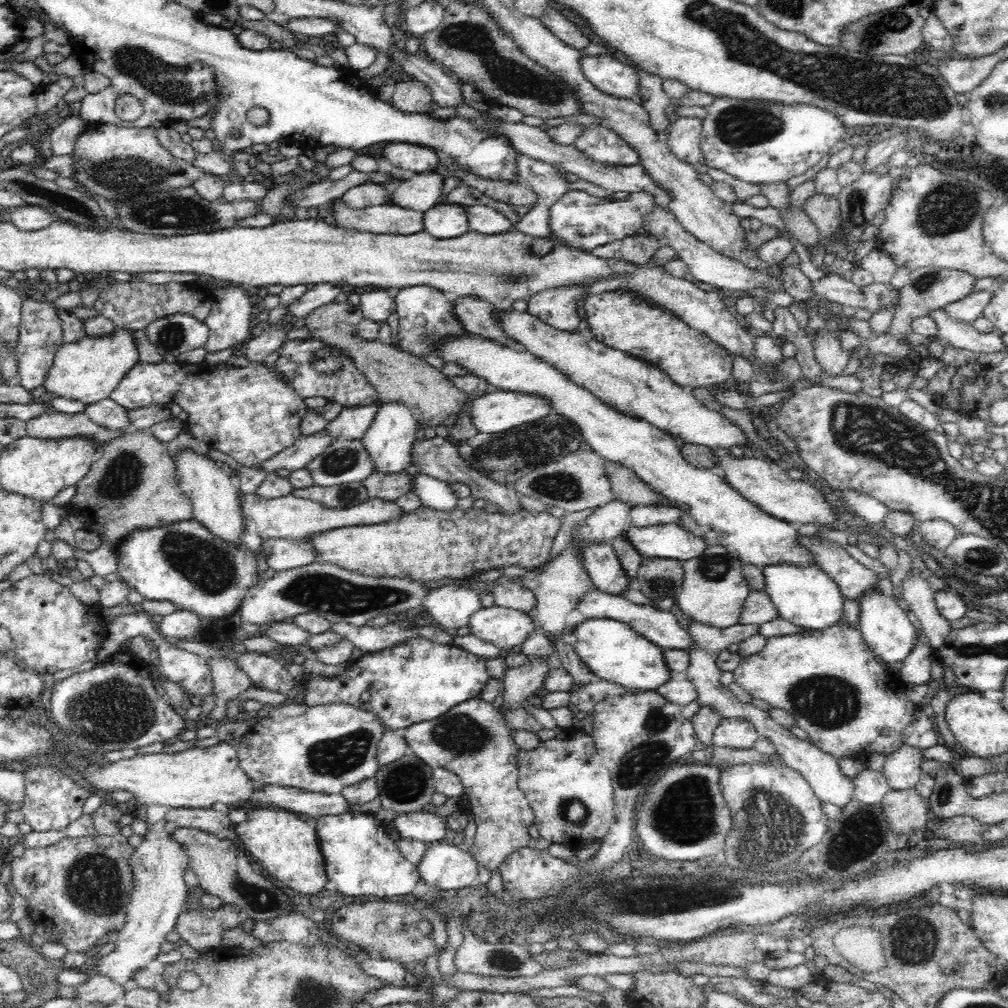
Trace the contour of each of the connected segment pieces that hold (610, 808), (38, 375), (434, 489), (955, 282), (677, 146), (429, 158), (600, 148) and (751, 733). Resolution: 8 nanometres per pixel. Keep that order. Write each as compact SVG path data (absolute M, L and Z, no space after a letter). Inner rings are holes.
M572 727L562 729L556 737L544 741L535 750L520 751L519 756L519 787L535 812L534 824L540 837L577 850L608 835L615 823L614 787L611 772L597 752L591 734ZM574 802L582 804L586 810L586 816L576 822L568 816Z
M28 296L28 298L22 299L18 344L16 344L14 352L20 357L18 372L21 376L21 385L26 390L34 390L46 380L58 349L65 343L63 328L55 310L56 307L52 303L41 297Z
M419 473L413 476L411 492L420 497L426 508L439 509L441 512L457 508L458 498L453 494L451 484L444 480Z
M942 269L934 274L929 274L913 283L909 282L906 286L899 289L899 314L889 326L890 336L896 337L898 340L906 342L906 337L912 332L910 328L910 320L916 316L928 315L932 310L943 309L947 304L952 304L970 296L972 292L976 292L976 280L974 275L968 272L960 272L958 270Z
M672 118L667 143L672 154L682 162L695 165L703 158L700 146L703 135L703 120L700 118Z
M406 142L388 143L382 150L382 164L405 174L434 171L440 155L435 148Z
M606 125L587 127L572 145L602 166L631 167L640 162L638 149Z
M722 718L713 732L713 744L732 750L752 749L759 734L752 723L742 718Z

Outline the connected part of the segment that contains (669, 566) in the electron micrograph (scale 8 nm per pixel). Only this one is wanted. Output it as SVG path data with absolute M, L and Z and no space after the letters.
M646 558L641 560L631 587L656 601L676 598L684 580L683 561L673 558Z

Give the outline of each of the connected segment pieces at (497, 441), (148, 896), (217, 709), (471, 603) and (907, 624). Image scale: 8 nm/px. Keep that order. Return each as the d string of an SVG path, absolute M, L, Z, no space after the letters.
M552 411L550 415L536 422L528 422L506 432L478 433L466 440L454 440L454 444L468 464L491 474L496 482L508 487L518 478L522 478L526 470L544 466L562 456L567 456L570 452L578 451L582 440L584 440L583 432L580 432L576 423Z
M164 820L158 824L150 824L150 830L142 844L133 848L129 857L129 867L133 874L131 899L127 906L124 926L114 937L115 950L90 968L91 975L108 976L123 988L129 980L134 980L138 970L146 969L150 961L156 960L160 954L161 944L169 932L175 930L182 908L188 898L188 888L184 882L184 874L189 868L189 858L183 845L172 836L172 832L162 830Z
M214 657L207 659L213 678L213 692L215 694L215 706L208 718L226 721L226 704L234 698L238 698L247 688L252 687L249 676L228 657Z
M445 585L430 590L420 609L428 612L436 626L444 630L468 626L468 620L482 609L477 592L467 588Z
M872 590L860 601L858 628L870 651L885 665L889 662L903 662L915 648L920 632L908 619L907 613L900 608L898 601L886 596L882 591Z

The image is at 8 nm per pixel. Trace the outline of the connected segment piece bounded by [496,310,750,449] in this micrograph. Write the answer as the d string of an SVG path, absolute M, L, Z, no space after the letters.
M502 310L496 314L496 317L502 323L508 337L524 345L526 350L565 374L570 382L583 386L600 402L618 412L652 424L653 427L669 433L674 439L684 440L685 443L698 444L711 449L732 448L732 446L746 446L746 444L750 446L740 426L736 426L720 412L708 409L694 397L690 389L672 382L668 375L655 366L610 348L594 338L554 328L530 313Z

